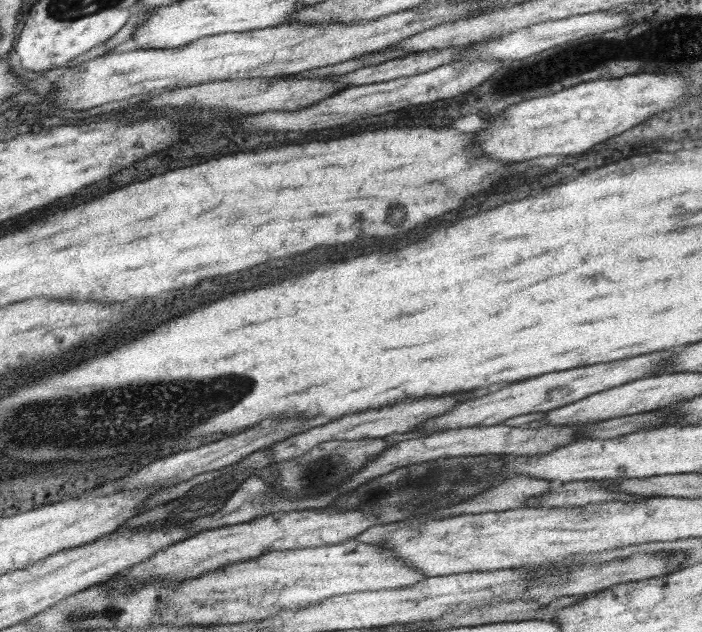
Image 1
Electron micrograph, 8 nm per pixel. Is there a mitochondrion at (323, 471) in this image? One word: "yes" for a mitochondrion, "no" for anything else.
yes

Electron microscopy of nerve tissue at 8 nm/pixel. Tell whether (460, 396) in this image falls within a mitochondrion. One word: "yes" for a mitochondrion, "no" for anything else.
no

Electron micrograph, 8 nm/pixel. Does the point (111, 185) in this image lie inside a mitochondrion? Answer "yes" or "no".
no

